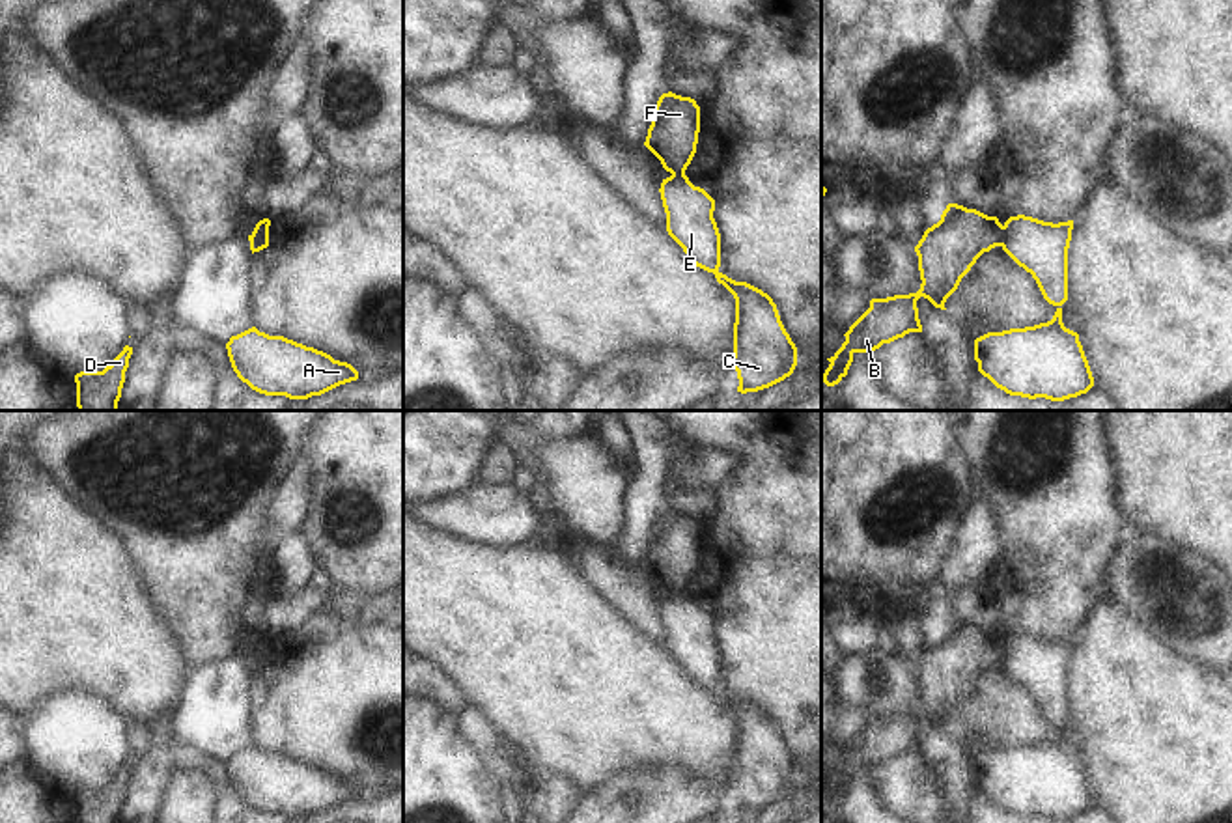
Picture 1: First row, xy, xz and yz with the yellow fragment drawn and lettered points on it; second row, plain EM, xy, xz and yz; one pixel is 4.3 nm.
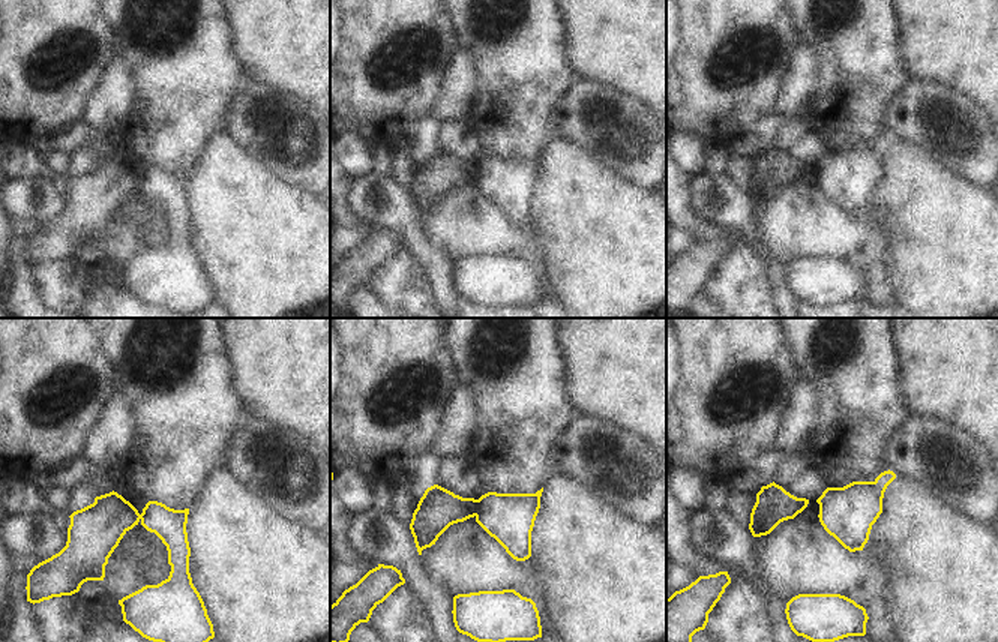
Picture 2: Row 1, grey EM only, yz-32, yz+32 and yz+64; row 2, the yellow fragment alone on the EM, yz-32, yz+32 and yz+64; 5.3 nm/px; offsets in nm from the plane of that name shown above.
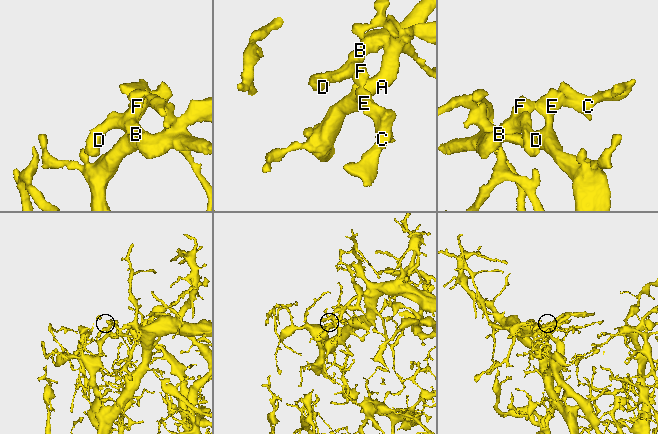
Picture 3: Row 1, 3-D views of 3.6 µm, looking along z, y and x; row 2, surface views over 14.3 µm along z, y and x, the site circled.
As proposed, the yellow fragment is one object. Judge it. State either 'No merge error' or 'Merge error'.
Merge error.

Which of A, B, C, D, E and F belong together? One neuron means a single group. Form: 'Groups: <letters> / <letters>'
Groups: A C E / B D F.

